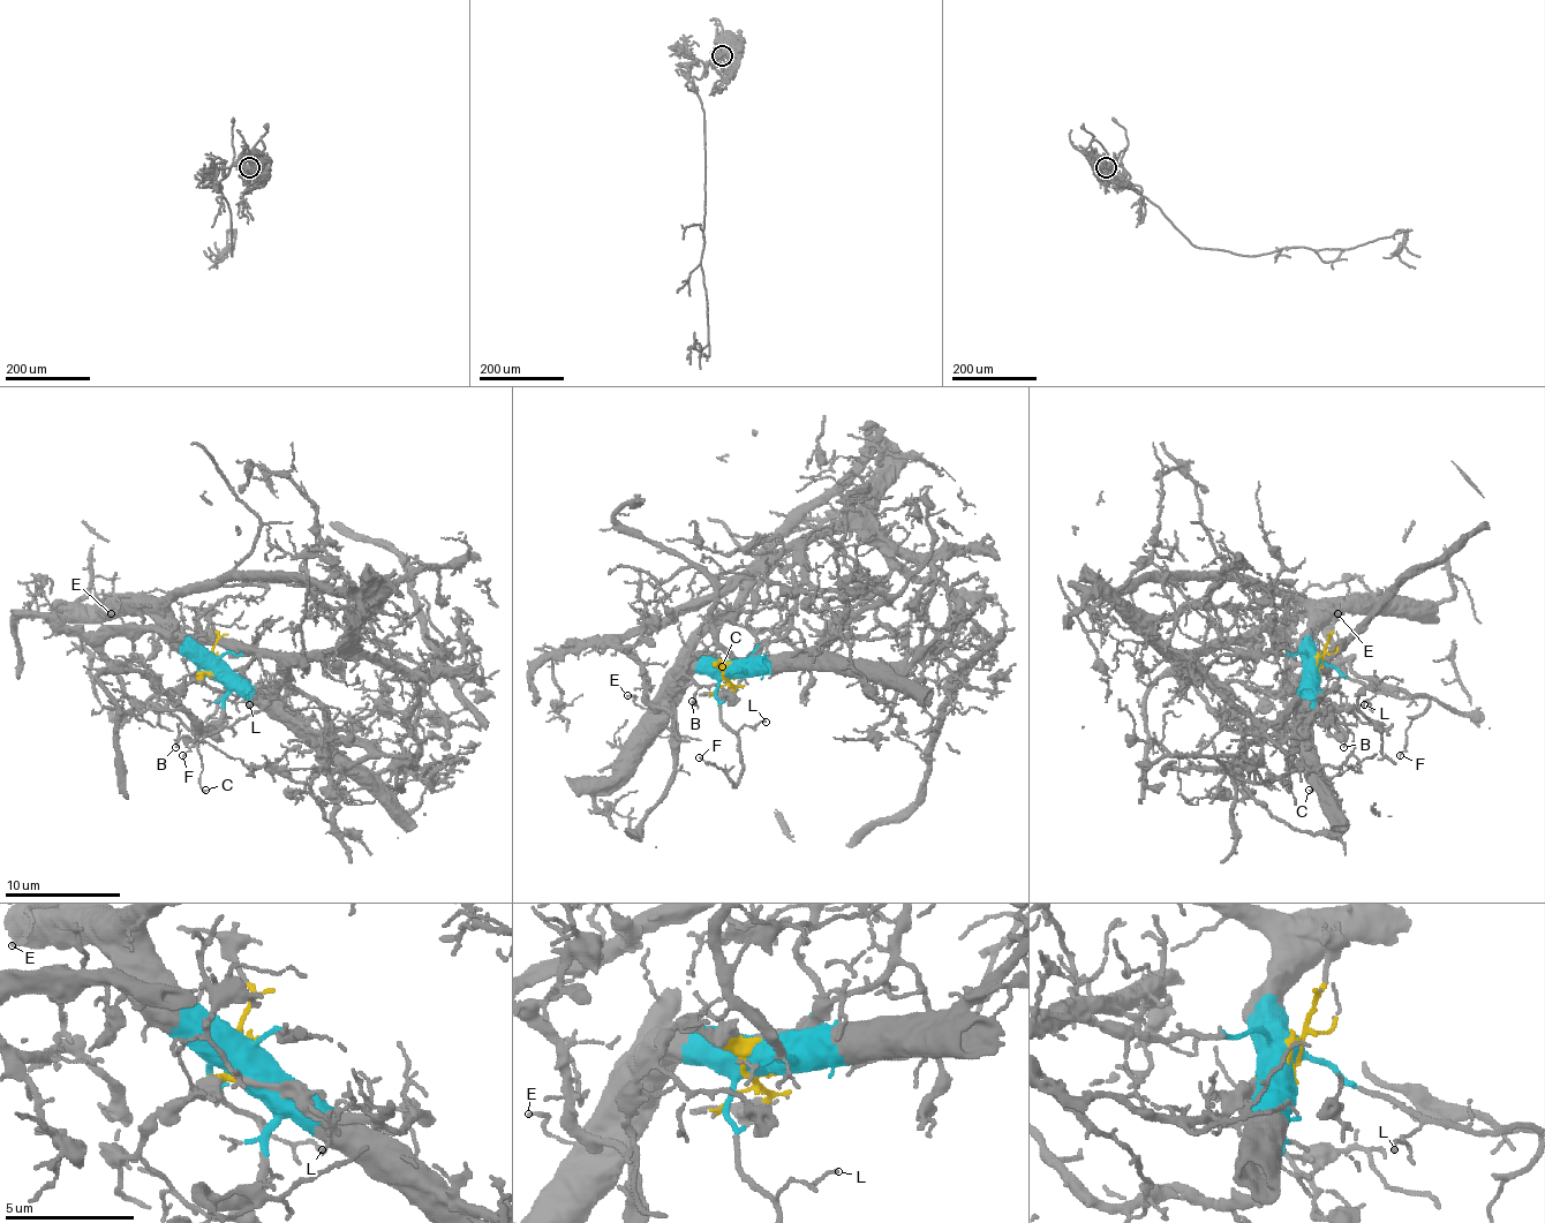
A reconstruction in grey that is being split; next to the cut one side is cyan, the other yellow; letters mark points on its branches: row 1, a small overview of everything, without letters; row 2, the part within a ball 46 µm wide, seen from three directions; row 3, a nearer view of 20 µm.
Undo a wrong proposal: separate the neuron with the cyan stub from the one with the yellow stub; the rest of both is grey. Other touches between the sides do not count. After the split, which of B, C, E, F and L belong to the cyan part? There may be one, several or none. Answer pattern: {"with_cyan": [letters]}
{"with_cyan": ["C", "E", "F", "L"]}

